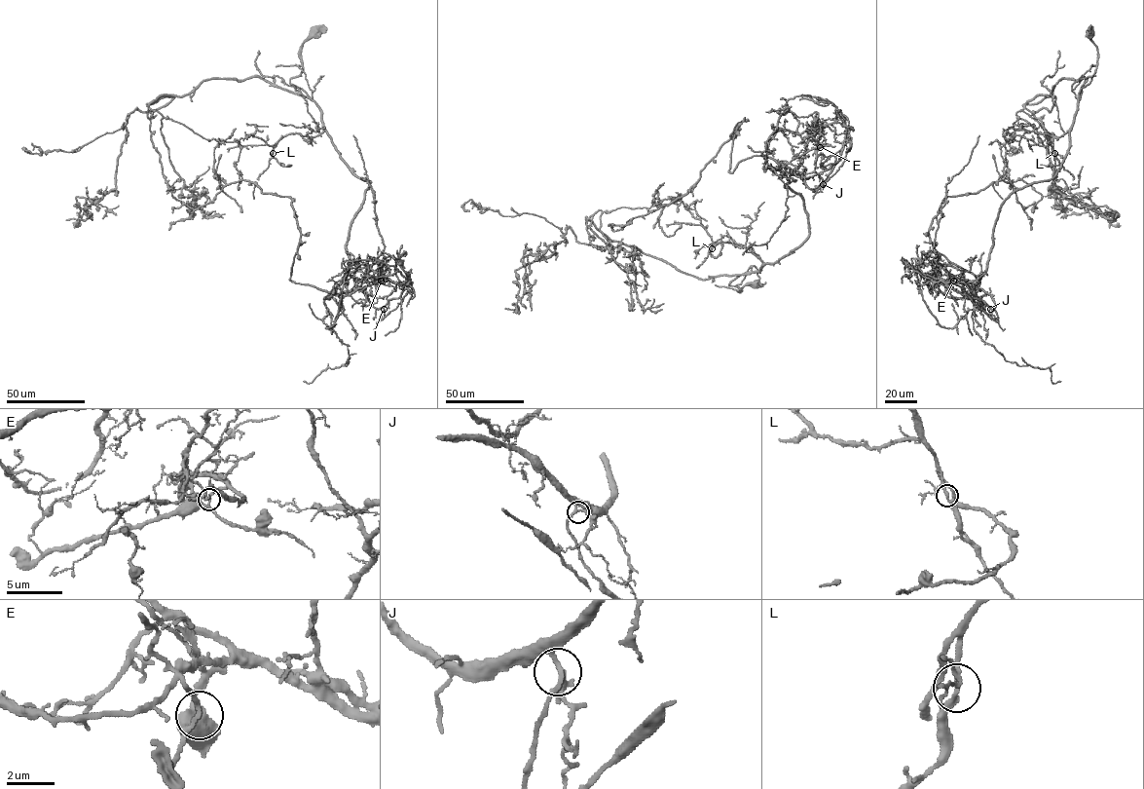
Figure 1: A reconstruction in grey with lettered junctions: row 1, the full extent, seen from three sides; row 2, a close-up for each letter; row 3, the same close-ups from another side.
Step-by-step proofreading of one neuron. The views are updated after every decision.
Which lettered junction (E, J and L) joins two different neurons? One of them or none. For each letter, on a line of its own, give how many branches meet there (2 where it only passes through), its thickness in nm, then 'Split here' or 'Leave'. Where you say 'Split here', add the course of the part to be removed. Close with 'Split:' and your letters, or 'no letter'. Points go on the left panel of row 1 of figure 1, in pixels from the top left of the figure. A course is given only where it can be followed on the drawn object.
E: Branches: 3. Thickness 160 nm. Split here. Course of the part to remove: (381, 281), (356, 271), (337, 294), (291, 281), (301, 232), (291, 199), (248, 181), (168, 230)
J: Branches: 3. Thickness 170 nm. Leave
L: Branches: 3. Thickness 170 nm. Leave
Split: E

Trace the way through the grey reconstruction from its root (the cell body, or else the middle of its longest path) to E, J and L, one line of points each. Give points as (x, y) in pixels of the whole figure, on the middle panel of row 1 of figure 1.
E: (755, 283), (740, 292), (729, 285), (808, 237), (803, 200), (785, 186), (786, 164), (820, 147)
J: (755, 283), (740, 292), (729, 285), (809, 234), (803, 200), (785, 186), (780, 164), (809, 188), (823, 184)
L: (755, 283), (748, 282), (740, 292), (729, 285), (761, 268), (762, 262), (749, 249), (728, 243), (712, 248)

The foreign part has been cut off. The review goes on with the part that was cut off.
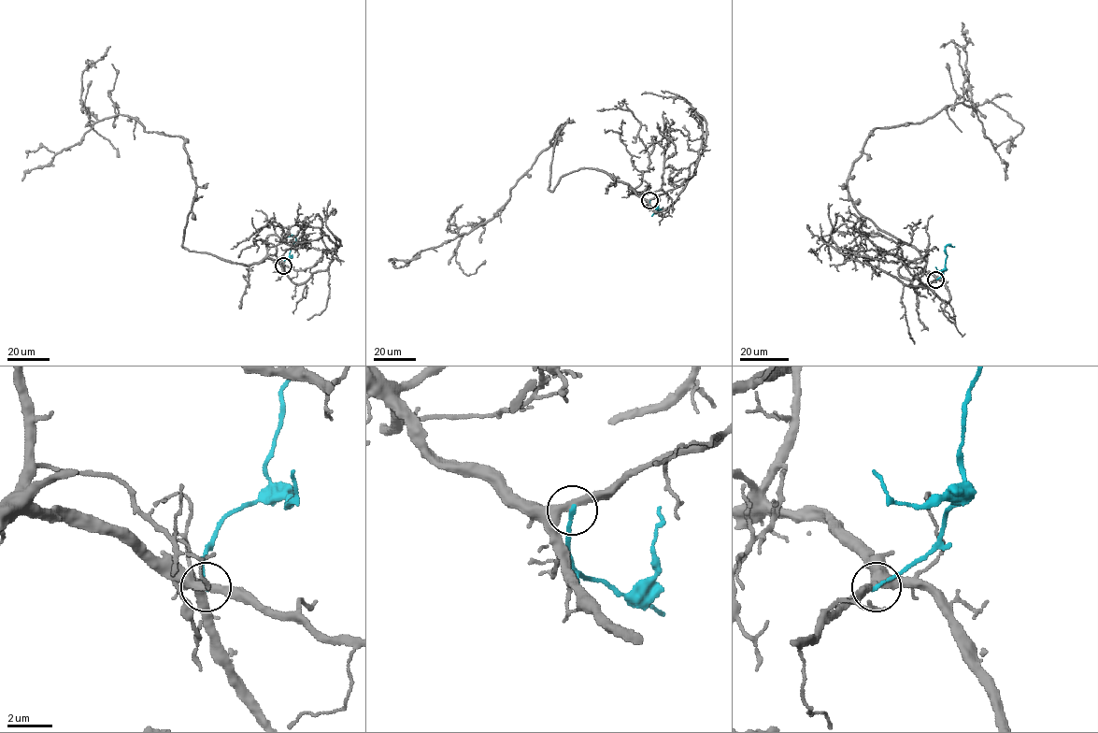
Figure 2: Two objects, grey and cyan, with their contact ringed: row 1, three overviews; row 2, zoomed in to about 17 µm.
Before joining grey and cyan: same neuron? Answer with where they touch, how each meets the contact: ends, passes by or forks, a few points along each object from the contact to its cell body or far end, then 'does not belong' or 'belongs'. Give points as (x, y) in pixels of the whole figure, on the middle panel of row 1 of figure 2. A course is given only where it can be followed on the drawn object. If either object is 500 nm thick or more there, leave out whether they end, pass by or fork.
place (649, 200); grey passes by; cyan ends; course grey (649, 200), (590, 168), (565, 174), (548, 189), (553, 145), (563, 125), (493, 217), (410, 260), (388, 259); course cyan (649, 200), (652, 207), (663, 208), (651, 216); does not belong

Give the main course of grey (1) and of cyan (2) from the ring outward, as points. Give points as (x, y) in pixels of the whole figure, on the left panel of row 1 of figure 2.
1: (283, 265), (244, 265), (182, 246), (196, 182), (184, 139), (146, 132), (127, 116), (98, 121), (21, 180)
2: (283, 265), (296, 238), (293, 236), (285, 237)

